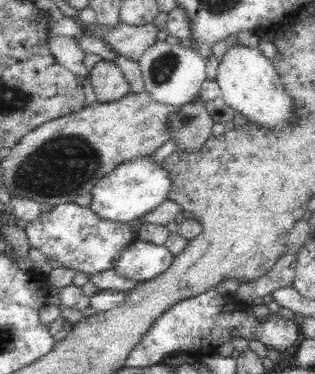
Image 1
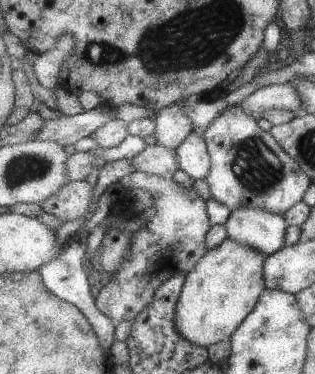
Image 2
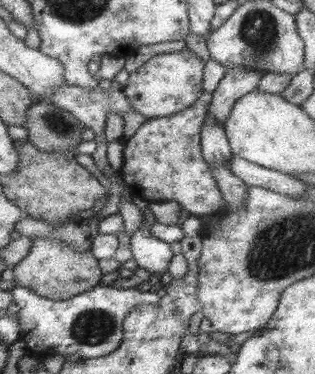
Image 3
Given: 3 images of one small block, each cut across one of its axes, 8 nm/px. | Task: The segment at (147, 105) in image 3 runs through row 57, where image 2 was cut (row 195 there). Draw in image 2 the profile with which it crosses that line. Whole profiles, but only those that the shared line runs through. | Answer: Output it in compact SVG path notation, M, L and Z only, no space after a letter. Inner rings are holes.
M133 172L129 176L123 176L119 180L123 184L123 188L143 188L143 190L149 190L155 194L155 204L151 210L145 210L141 216L143 220L147 222L145 230L137 232L135 234L135 244L133 244L133 254L131 254L131 260L127 260L127 268L119 274L119 280L113 280L111 284L107 284L99 294L97 294L97 308L99 308L99 314L107 320L115 320L117 324L123 322L123 320L129 320L133 322L147 306L153 304L155 300L155 292L171 278L175 278L177 274L191 274L195 270L195 266L209 254L209 248L207 248L207 236L211 234L211 216L209 216L209 210L207 210L207 204L205 200L195 192L195 190L183 190L181 186L177 186L171 176L153 176L149 172Z

